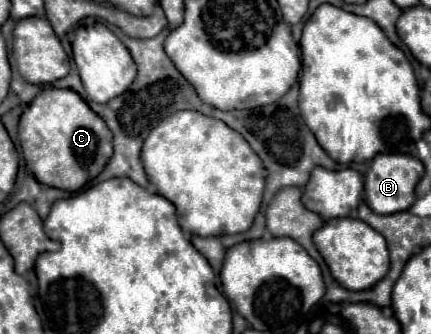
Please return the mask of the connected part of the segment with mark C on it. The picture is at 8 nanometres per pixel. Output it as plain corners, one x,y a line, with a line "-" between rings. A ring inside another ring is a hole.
48,87
34,97
20,117
18,139
34,177
62,191
78,191
94,179
112,157
112,131
72,89

